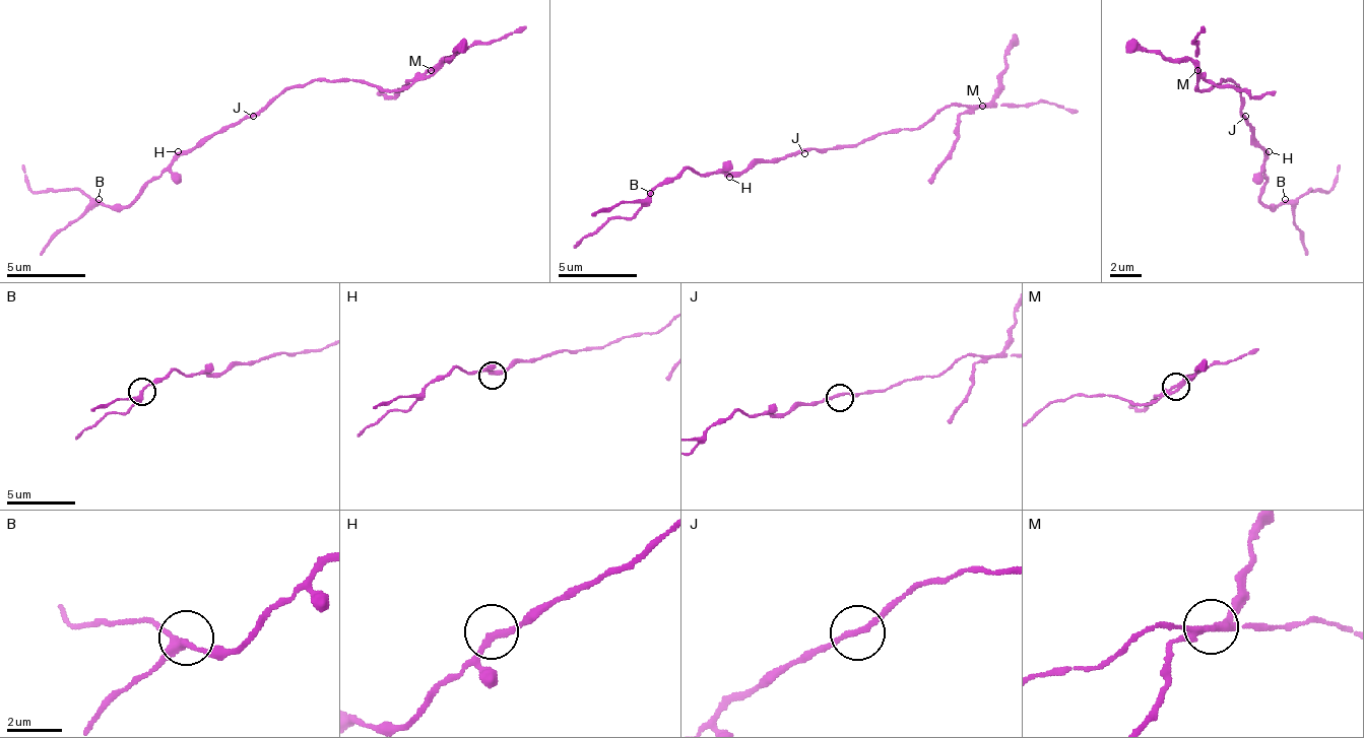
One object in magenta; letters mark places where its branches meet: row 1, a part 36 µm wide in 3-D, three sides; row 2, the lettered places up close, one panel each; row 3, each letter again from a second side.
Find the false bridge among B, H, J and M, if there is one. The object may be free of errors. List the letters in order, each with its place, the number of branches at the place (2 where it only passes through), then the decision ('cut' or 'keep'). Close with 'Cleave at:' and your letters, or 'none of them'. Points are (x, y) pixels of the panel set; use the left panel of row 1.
B: (99, 199) | 3 | keep
H: (178, 151) | 2 | keep
J: (253, 116) | 2 | keep
M: (431, 70) | 3 | cut
Cleave at: M

